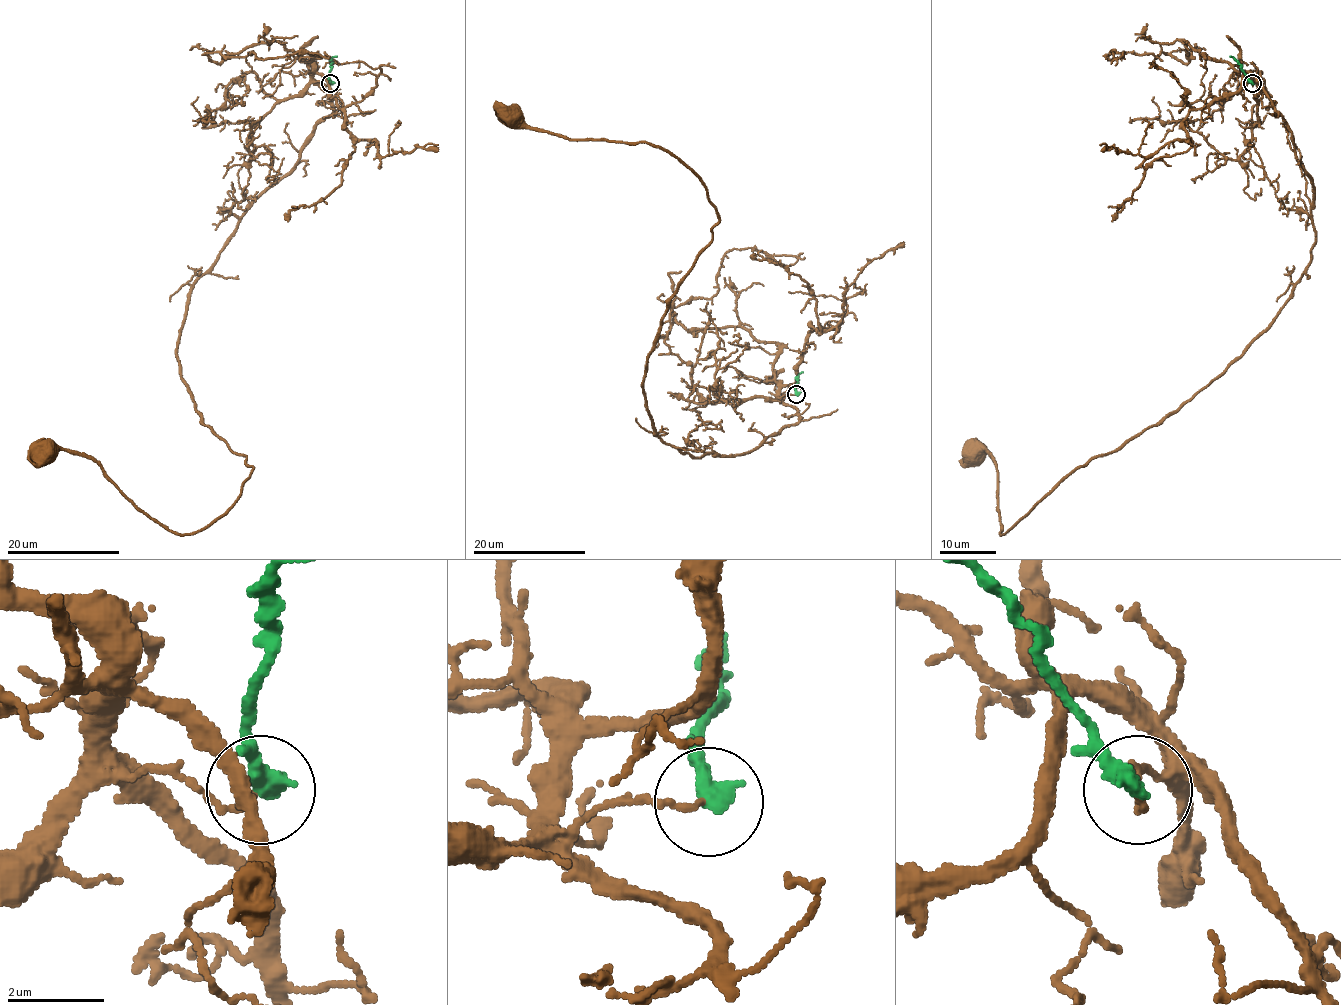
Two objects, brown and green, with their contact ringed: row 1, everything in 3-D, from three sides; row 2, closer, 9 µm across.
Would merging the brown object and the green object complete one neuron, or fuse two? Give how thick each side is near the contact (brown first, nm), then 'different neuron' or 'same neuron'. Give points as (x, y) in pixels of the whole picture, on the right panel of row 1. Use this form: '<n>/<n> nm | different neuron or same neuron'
110/440 nm | different neuron

